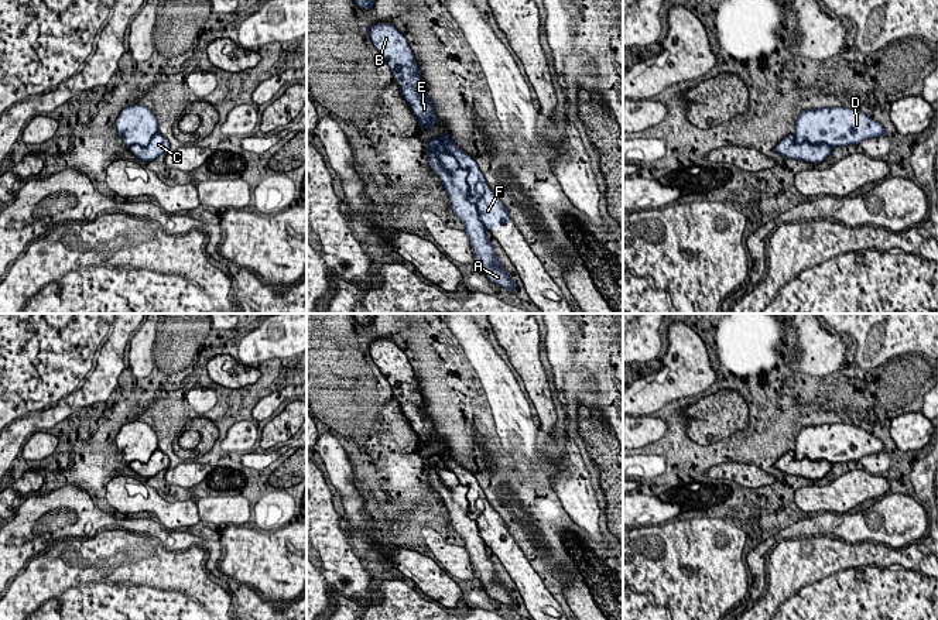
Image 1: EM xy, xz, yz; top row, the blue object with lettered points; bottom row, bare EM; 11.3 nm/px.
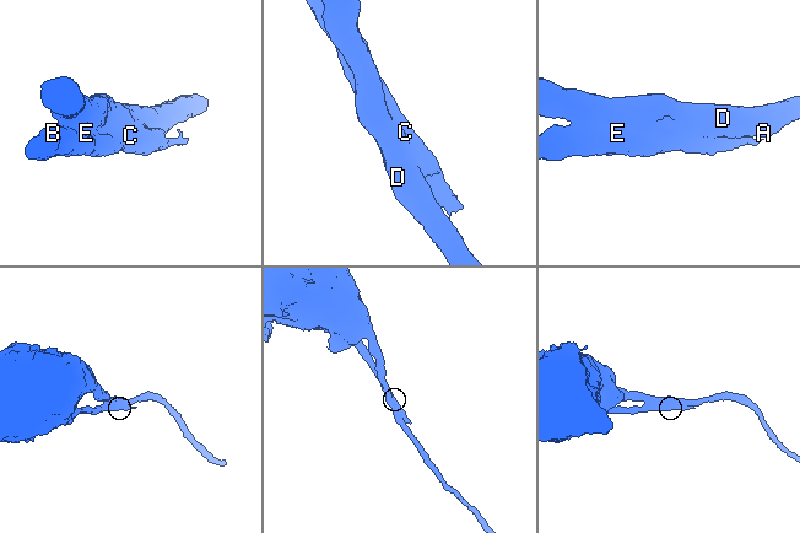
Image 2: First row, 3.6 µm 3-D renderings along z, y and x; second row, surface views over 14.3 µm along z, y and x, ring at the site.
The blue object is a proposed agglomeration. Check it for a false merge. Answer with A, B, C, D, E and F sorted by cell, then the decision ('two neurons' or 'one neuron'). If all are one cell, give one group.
A D / B C E F; two neurons

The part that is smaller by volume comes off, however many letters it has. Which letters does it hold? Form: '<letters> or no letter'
B, C, E, F

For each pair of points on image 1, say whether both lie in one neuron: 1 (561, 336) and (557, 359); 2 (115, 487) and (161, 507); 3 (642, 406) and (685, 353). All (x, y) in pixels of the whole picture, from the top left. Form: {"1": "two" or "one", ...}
{"1": "one", "2": "one", "3": "one"}

